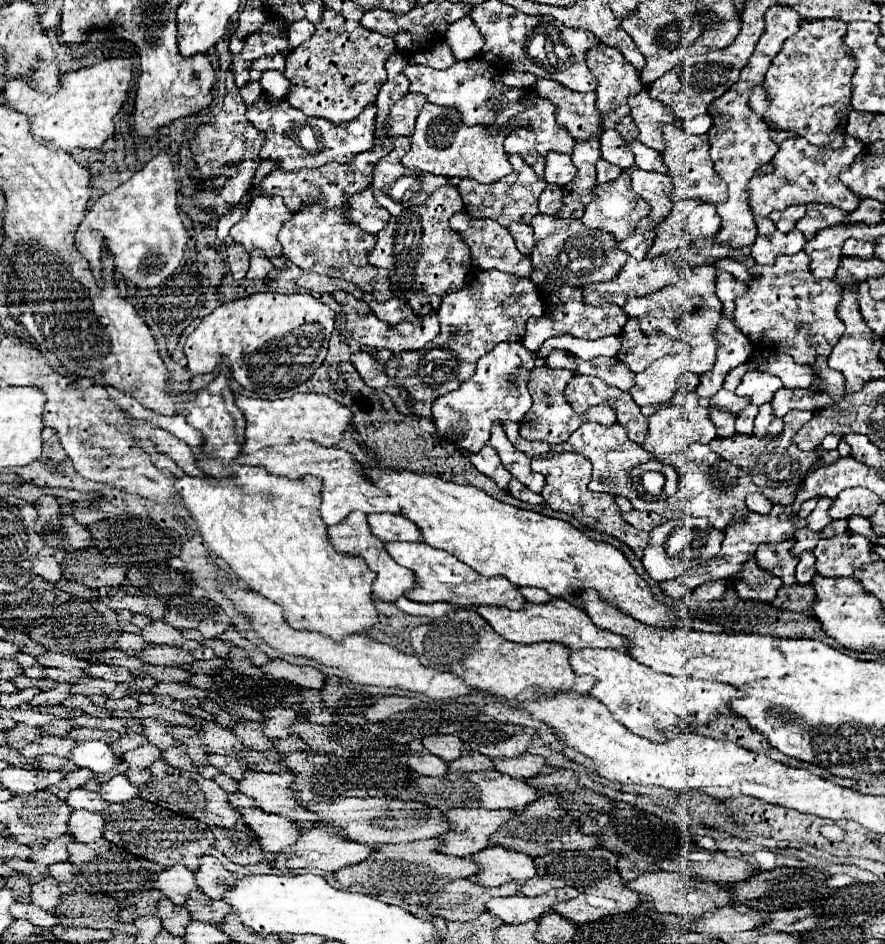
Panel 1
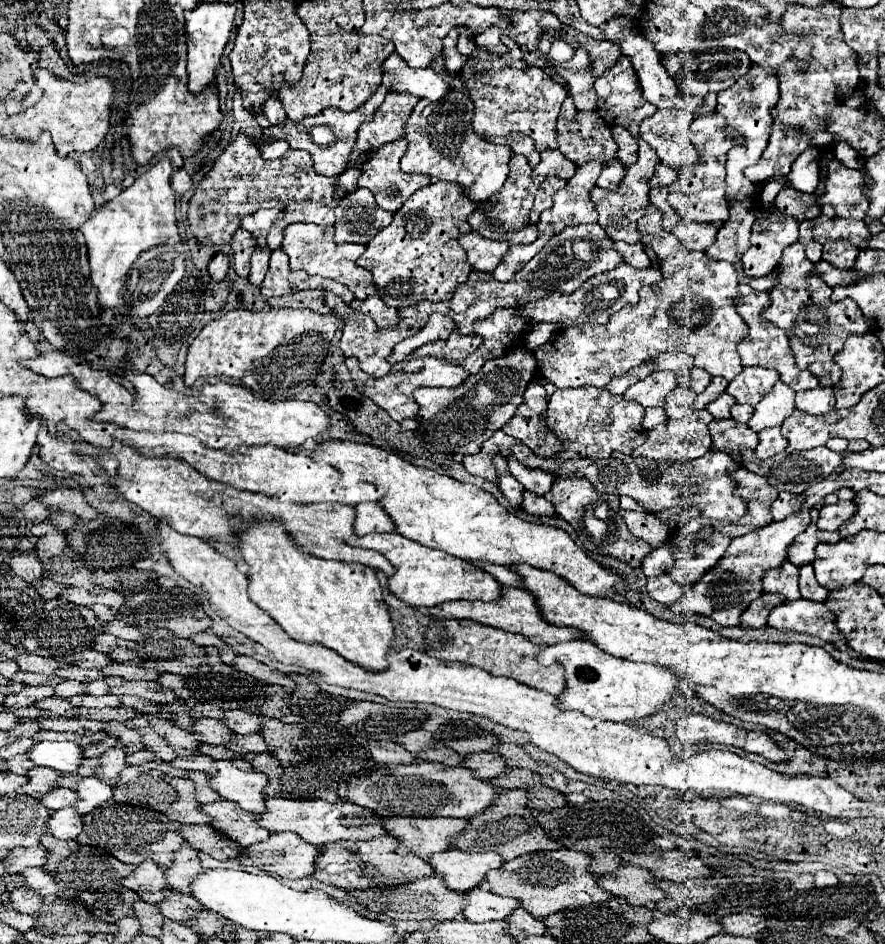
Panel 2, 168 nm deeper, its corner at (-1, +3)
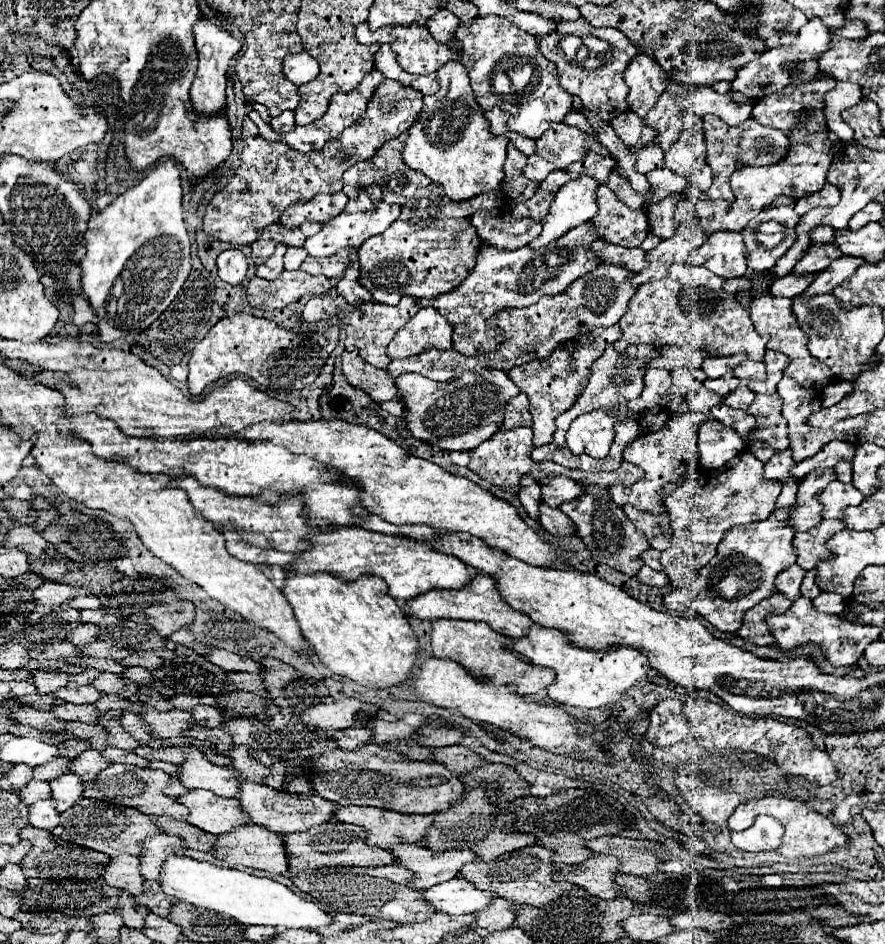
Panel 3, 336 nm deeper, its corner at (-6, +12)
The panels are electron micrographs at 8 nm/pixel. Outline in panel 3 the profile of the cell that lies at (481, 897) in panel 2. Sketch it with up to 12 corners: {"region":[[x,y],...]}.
{"region":[[465,878],[431,886],[423,896],[447,914],[485,910],[497,896]]}

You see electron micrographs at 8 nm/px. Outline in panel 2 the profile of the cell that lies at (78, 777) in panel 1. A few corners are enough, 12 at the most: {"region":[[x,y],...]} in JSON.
{"region":[[32,767],[22,791],[40,799],[52,789],[62,773]]}

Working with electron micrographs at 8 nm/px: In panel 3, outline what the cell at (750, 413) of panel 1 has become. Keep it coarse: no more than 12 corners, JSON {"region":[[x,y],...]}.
{"region":[[745,384],[733,390],[723,402],[731,408],[747,410],[755,394]]}

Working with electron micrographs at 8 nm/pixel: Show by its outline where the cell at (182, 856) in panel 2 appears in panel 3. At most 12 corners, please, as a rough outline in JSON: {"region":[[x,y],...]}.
{"region":[[159,834],[143,842],[141,874],[161,878],[169,856],[185,852],[183,838]]}

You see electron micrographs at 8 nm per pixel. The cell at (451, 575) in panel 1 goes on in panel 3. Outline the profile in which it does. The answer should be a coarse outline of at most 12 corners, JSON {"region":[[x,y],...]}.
{"region":[[311,534],[295,572],[383,576],[389,596],[459,590],[481,574],[407,536]]}

